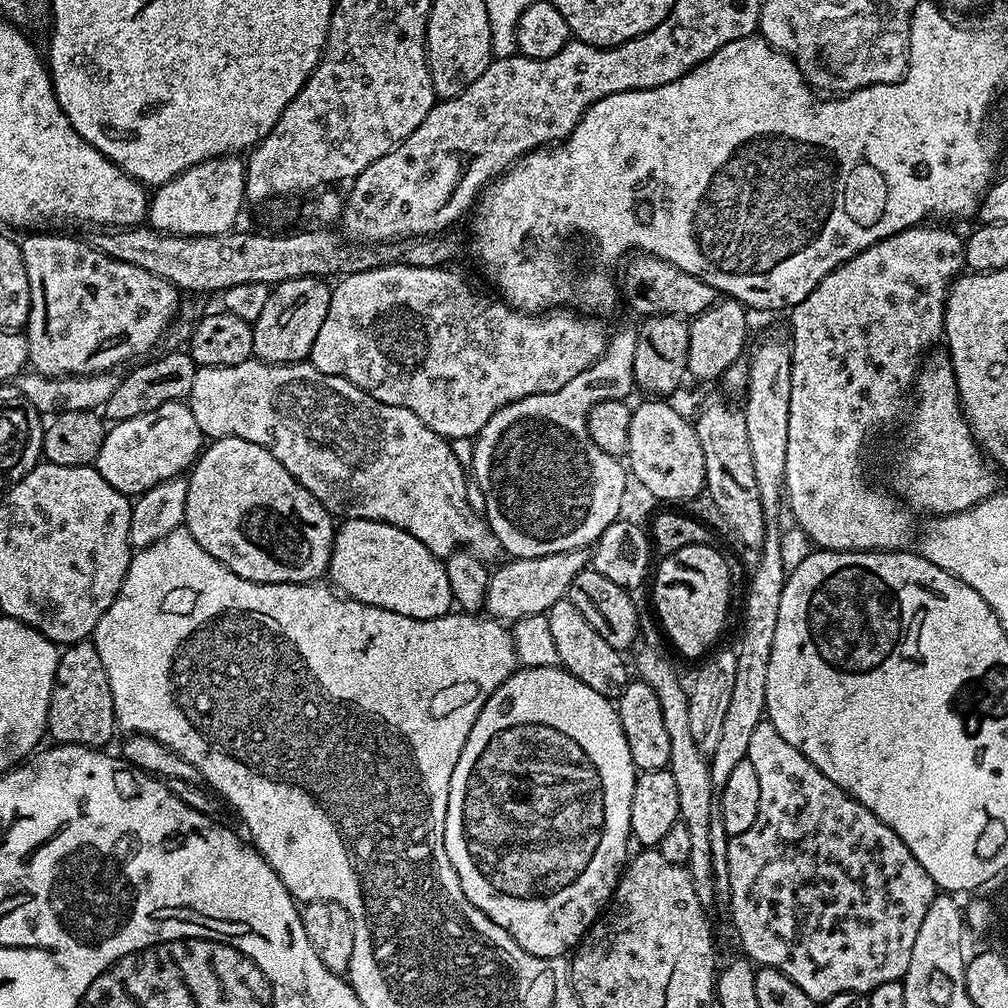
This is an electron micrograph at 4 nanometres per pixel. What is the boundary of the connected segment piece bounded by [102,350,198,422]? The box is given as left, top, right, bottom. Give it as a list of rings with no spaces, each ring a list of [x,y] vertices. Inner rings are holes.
[[[168,350],[163,354],[165,356],[160,356],[157,360],[145,359],[140,362],[145,362],[145,364],[137,363],[135,365],[137,368],[129,376],[126,374],[120,376],[118,390],[114,390],[114,394],[110,394],[110,398],[102,409],[103,415],[109,421],[119,422],[138,418],[138,414],[150,414],[150,410],[158,410],[158,406],[162,406],[166,402],[187,401],[190,386],[194,386],[194,374],[198,365],[184,350]]]

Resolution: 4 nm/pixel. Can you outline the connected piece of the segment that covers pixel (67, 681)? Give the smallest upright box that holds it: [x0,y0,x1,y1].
[48,639,118,749]

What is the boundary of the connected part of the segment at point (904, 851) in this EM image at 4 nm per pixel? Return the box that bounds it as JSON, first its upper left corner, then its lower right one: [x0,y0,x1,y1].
[729,718,938,1002]

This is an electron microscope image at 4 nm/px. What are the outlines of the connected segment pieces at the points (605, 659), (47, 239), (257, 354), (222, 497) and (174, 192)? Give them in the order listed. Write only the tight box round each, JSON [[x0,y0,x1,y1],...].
[[546,598,630,698],[19,230,182,376],[251,276,332,365],[184,436,336,584],[146,155,246,236]]

